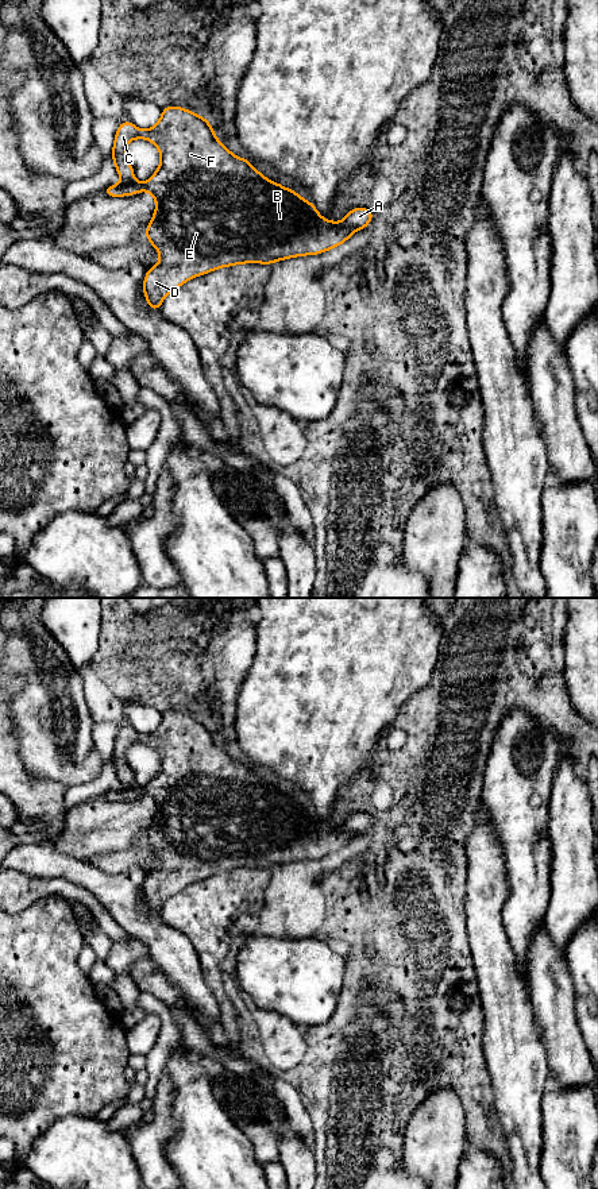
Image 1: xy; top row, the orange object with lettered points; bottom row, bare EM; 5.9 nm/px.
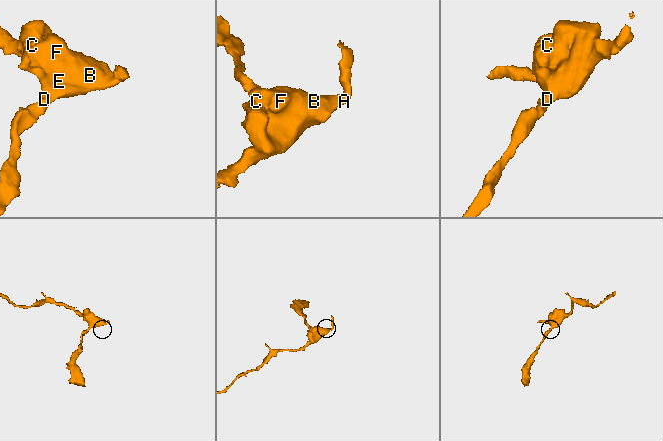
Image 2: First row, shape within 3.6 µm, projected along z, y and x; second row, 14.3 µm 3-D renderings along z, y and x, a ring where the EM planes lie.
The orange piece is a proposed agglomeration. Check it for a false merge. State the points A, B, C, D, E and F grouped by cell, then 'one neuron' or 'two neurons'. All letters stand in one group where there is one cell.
groups A B C D E F; one neuron

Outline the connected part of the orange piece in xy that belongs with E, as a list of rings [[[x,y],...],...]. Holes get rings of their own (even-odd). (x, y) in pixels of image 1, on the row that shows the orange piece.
[[[181,107],[162,108],[159,121],[150,130],[139,130],[130,120],[120,123],[112,148],[112,159],[120,174],[119,185],[107,186],[103,193],[111,197],[132,196],[150,192],[157,202],[144,236],[159,252],[161,260],[150,267],[143,281],[143,293],[153,310],[159,310],[163,298],[190,278],[204,275],[220,267],[242,263],[271,265],[293,256],[316,255],[335,248],[348,240],[355,231],[364,229],[374,219],[367,208],[351,209],[342,223],[325,220],[313,202],[308,202],[296,190],[263,177],[244,158],[235,157],[215,135],[209,121]],[[132,139],[147,139],[161,153],[161,165],[148,181],[139,184],[134,178],[134,167],[126,157],[126,146]]]

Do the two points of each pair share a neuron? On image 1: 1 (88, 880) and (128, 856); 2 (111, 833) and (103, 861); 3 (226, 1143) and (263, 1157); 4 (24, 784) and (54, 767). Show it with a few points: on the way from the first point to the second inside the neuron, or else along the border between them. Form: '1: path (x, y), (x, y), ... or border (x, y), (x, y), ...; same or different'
1: border (84, 861), (108, 873), (120, 873), (134, 867); different
2: border (135, 842), (123, 849), (103, 852), (84, 860); different
3: border (238, 1127), (250, 1142), (254, 1157), (262, 1166); different
4: border (18, 751), (22, 764), (30, 775), (65, 786); different

